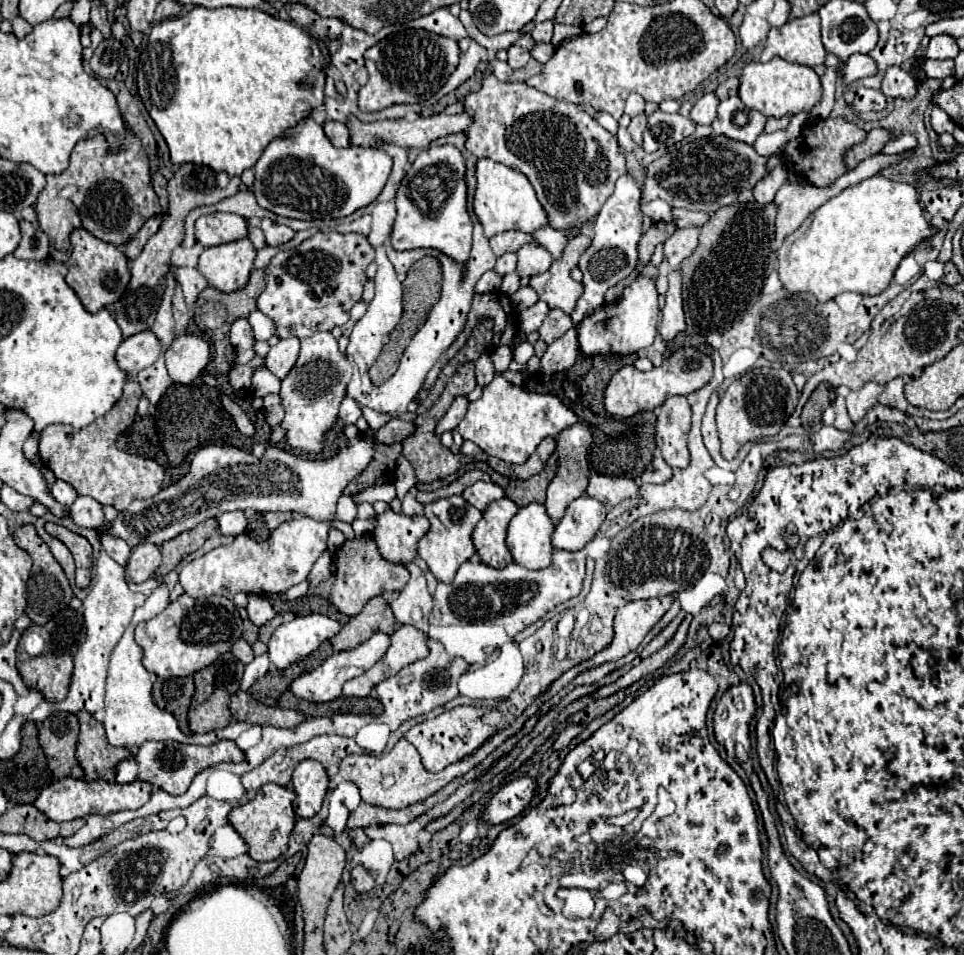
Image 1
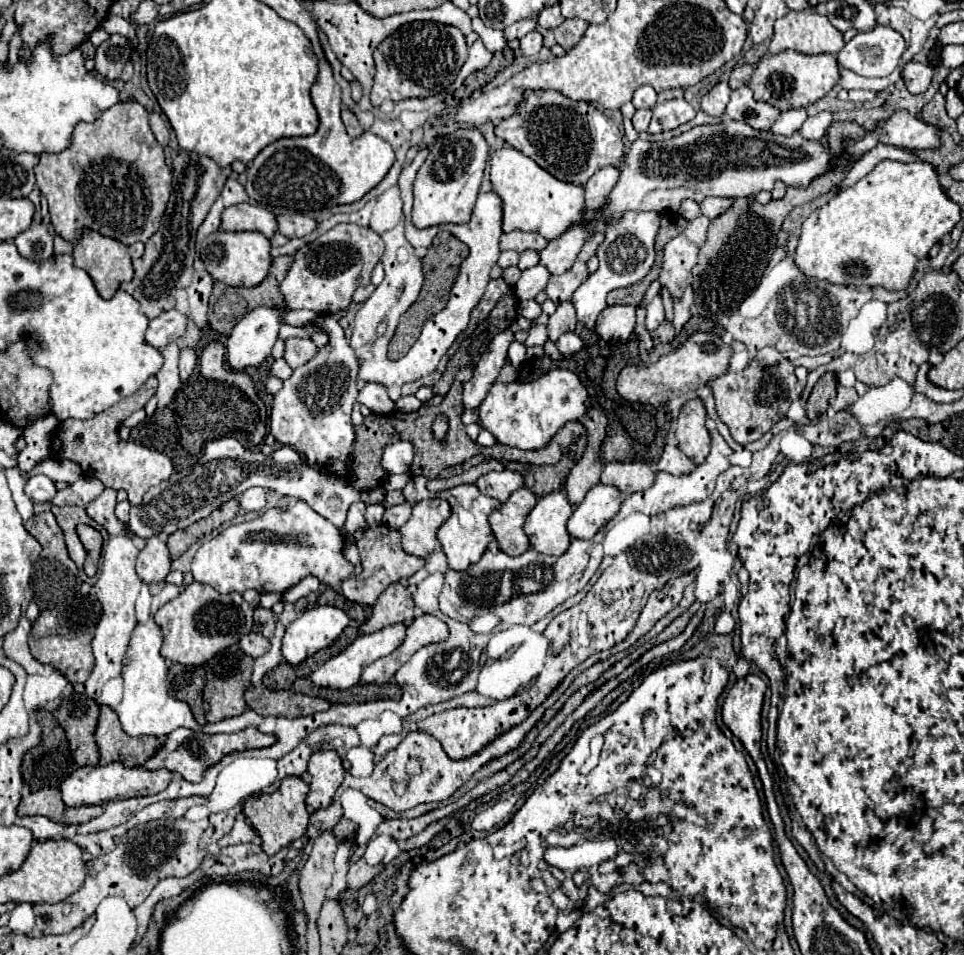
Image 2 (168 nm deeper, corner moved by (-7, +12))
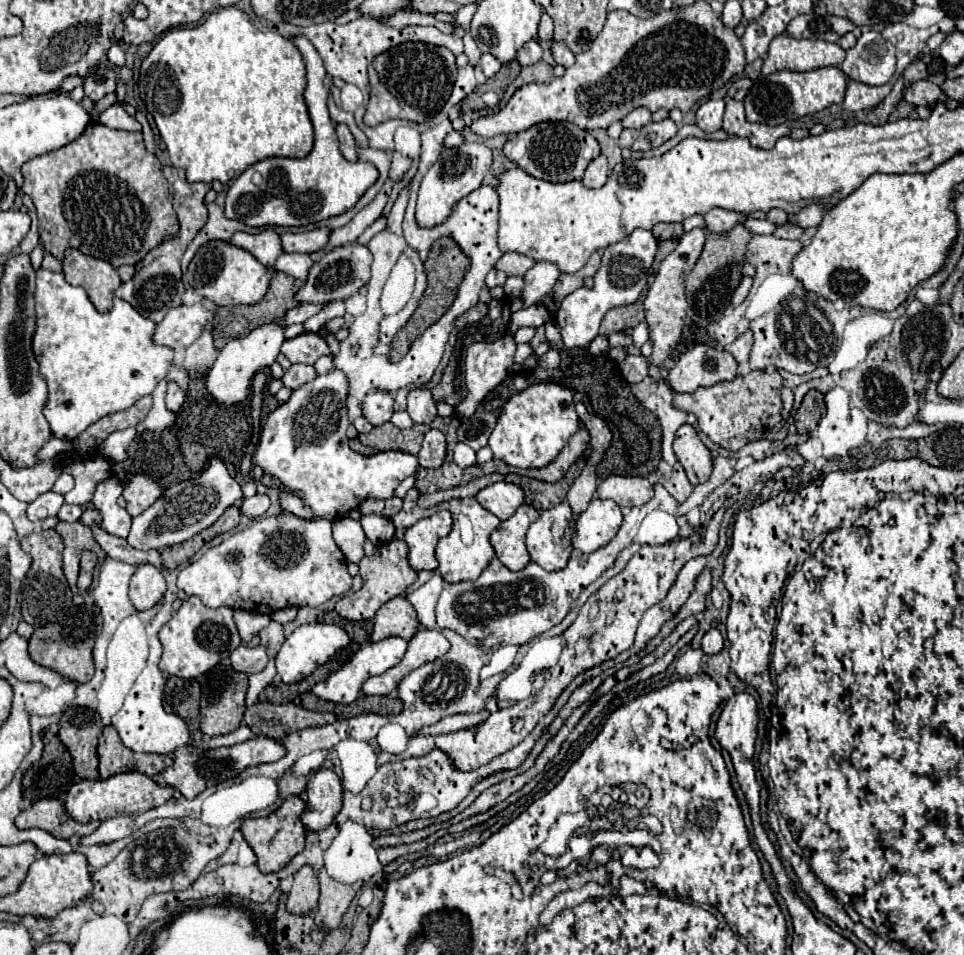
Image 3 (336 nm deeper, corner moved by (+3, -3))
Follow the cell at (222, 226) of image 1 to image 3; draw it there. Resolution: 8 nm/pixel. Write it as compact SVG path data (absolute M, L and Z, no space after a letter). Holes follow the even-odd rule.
M268 228L262 230L258 234L244 234L244 232L236 232L230 240L234 246L248 250L256 260L260 260L264 266L274 266L276 258L284 252L282 250L282 242L280 236Z

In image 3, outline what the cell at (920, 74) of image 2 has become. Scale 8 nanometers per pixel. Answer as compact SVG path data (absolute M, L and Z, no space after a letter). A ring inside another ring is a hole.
M918 80L910 88L906 88L904 100L908 104L914 104L914 106L930 106L932 108L936 102L944 102L946 94L934 82Z

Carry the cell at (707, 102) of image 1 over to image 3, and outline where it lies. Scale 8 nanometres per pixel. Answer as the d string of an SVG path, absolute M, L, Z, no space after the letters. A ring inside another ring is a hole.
M706 100L696 112L696 124L704 132L716 132L722 128L724 100Z

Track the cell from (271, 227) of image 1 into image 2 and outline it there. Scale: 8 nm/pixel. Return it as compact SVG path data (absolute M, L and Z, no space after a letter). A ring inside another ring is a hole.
M288 213L288 215L278 215L278 231L292 239L292 237L304 237L316 229L316 221L310 217L304 217L300 213Z

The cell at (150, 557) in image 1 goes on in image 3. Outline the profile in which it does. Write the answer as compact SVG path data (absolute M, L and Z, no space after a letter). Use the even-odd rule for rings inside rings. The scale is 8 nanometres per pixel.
M152 564L138 566L130 580L130 600L136 610L148 610L160 602L166 592L166 580Z

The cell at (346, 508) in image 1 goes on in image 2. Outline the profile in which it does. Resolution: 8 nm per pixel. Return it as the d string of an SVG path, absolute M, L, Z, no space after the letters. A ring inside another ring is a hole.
M356 501L350 505L348 509L348 519L346 519L346 529L348 529L348 541L358 541L358 537L362 537L366 523L364 523L364 511L366 505L362 501Z

